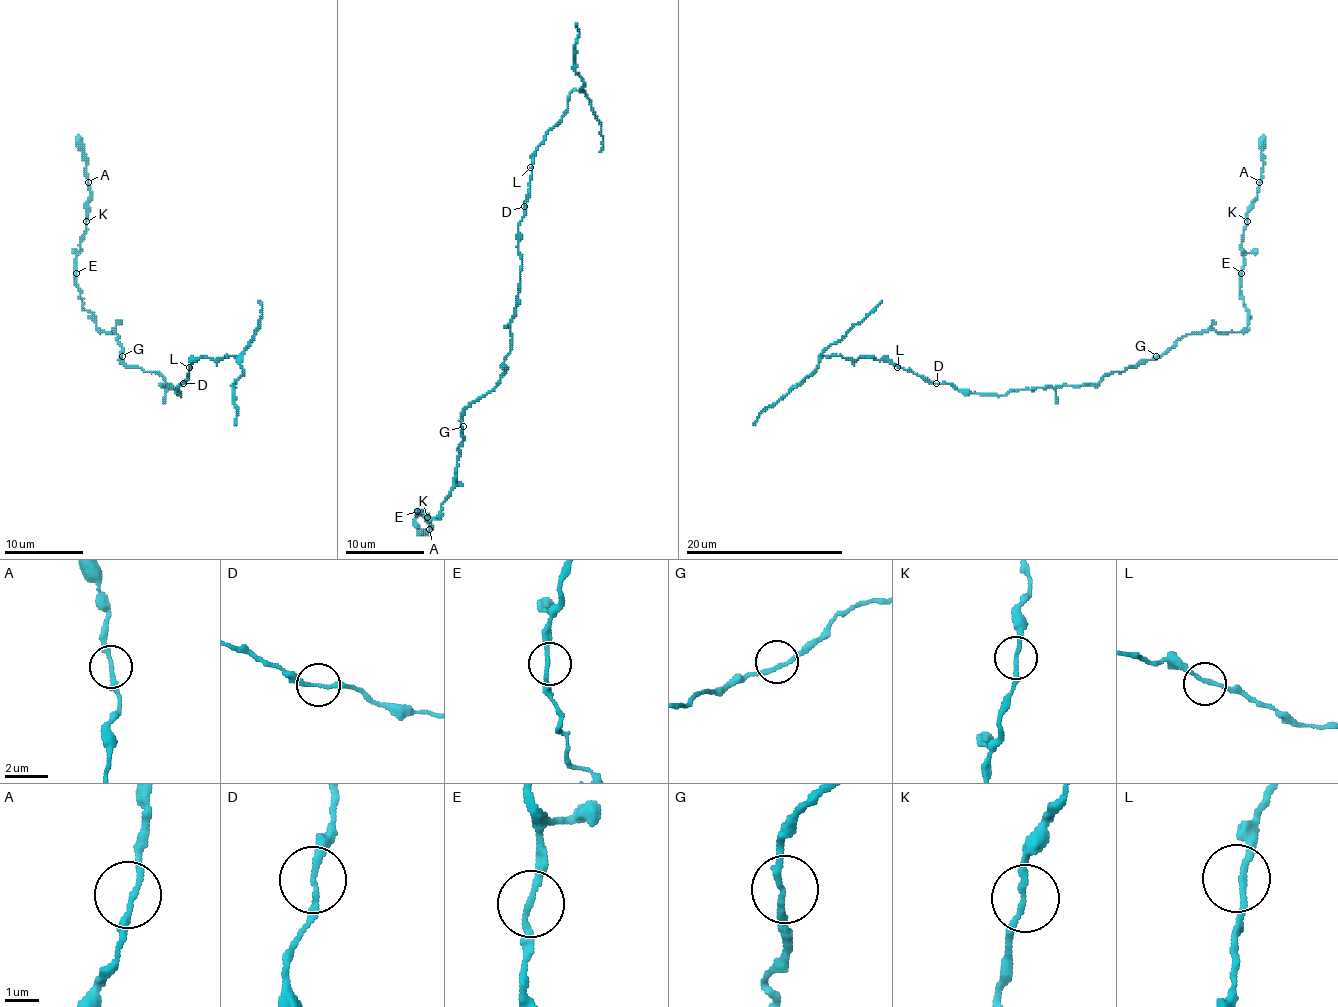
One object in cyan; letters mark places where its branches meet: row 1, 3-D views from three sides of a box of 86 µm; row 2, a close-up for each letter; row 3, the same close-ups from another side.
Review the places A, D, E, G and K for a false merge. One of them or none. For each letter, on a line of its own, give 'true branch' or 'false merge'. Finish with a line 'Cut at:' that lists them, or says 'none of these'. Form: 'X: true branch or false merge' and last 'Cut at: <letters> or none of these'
A: true branch
D: true branch
E: true branch
G: true branch
K: true branch
Cut at: none of these

